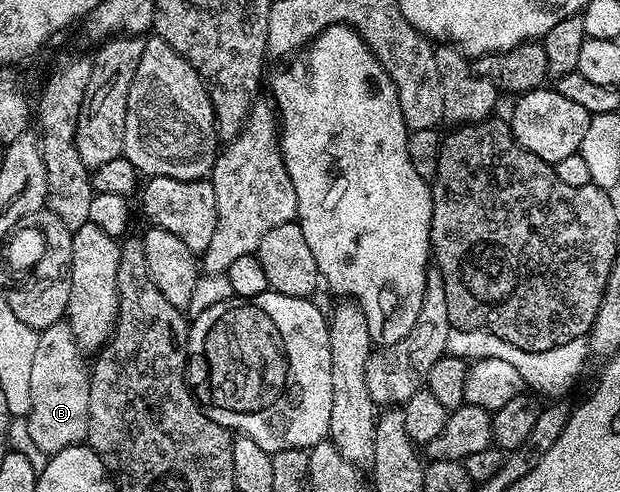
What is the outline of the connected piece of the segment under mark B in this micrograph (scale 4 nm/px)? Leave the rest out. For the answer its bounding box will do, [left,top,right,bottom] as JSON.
[24,321,90,456]

